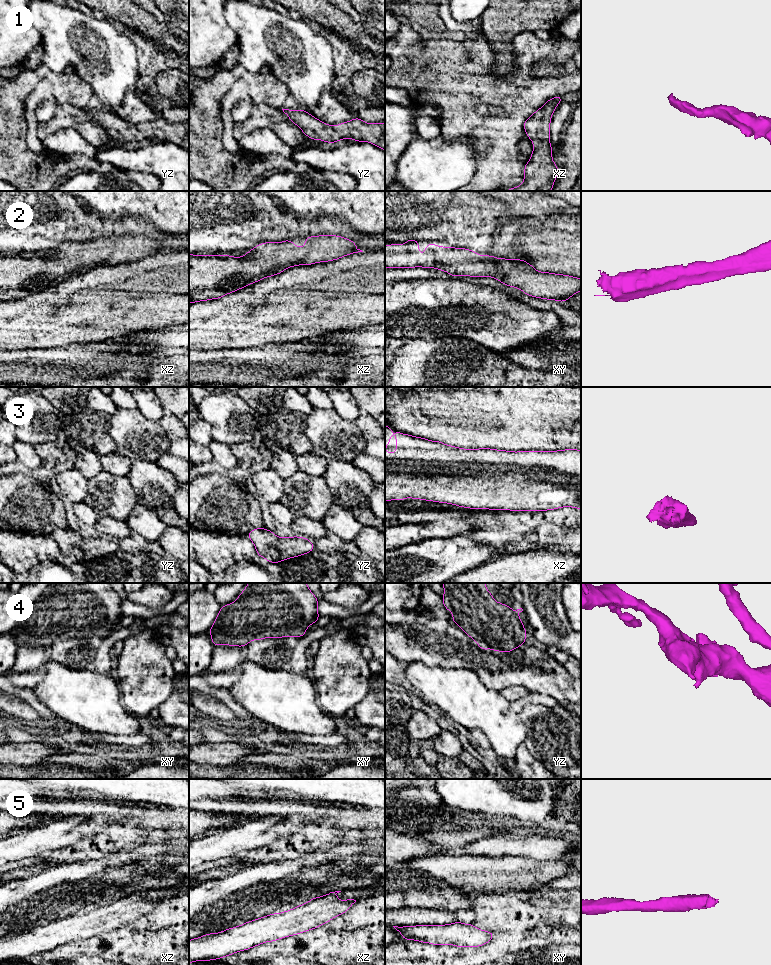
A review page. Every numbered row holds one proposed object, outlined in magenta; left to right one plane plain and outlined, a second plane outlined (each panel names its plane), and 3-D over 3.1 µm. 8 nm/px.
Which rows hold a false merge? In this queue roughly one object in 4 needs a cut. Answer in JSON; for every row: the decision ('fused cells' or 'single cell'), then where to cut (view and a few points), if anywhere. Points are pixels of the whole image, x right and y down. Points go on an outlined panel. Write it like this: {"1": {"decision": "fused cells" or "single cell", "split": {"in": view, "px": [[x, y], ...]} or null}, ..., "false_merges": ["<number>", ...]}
{"1": {"decision": "single cell", "split": null}, "2": {"decision": "single cell", "split": null}, "3": {"decision": "single cell", "split": null}, "4": {"decision": "single cell", "split": null}, "5": {"decision": "single cell", "split": null}, "false_merges": []}

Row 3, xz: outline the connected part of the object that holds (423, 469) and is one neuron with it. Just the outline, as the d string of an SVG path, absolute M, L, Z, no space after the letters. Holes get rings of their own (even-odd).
M394 430L396 452L385 451L385 501L406 498L452 504L468 509L549 511L563 507L581 509L581 449L507 451L464 449Z

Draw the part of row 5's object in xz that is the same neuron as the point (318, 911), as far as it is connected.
M341 891L314 897L293 909L271 913L218 933L208 933L191 939L189 964L218 960L266 942L316 929L335 917L345 914L356 902L354 899L341 901L336 896L339 892Z

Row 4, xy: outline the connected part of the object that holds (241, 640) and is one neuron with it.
M248 583L235 602L221 606L209 629L213 646L245 647L253 640L303 637L306 629L321 618L318 601L307 583Z

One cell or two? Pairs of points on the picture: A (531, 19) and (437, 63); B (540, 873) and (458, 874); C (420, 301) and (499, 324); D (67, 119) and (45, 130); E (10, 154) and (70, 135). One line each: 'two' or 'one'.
A: two
B: one
C: one
D: one
E: two

